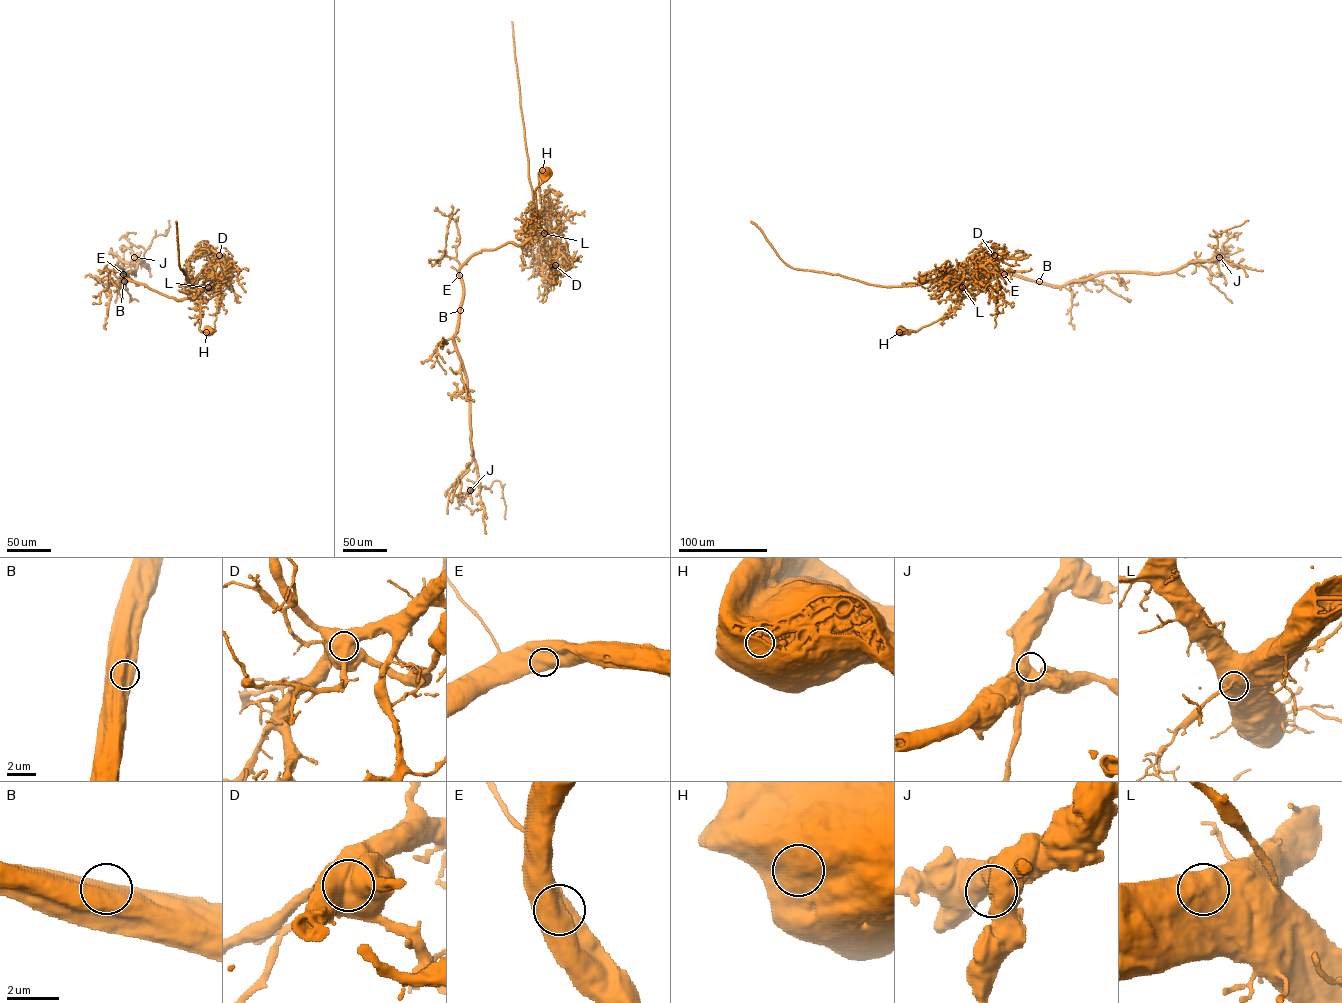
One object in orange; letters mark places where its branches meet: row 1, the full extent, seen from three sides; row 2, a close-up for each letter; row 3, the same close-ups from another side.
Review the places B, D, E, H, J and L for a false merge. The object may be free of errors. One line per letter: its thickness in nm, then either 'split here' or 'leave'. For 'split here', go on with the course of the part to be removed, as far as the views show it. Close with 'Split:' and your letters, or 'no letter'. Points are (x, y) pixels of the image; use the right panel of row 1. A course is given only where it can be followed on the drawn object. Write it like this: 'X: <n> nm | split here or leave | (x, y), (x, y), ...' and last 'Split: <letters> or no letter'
B: 950 nm | leave
D: 1050 nm | split here | (994, 255), (979, 260), (980, 270), (914, 285), (882, 286), (839, 275), (791, 267), (751, 221)
E: 900 nm | leave
H: 1050 nm | leave
J: 1100 nm | leave
L: 950 nm | leave
Split: D

